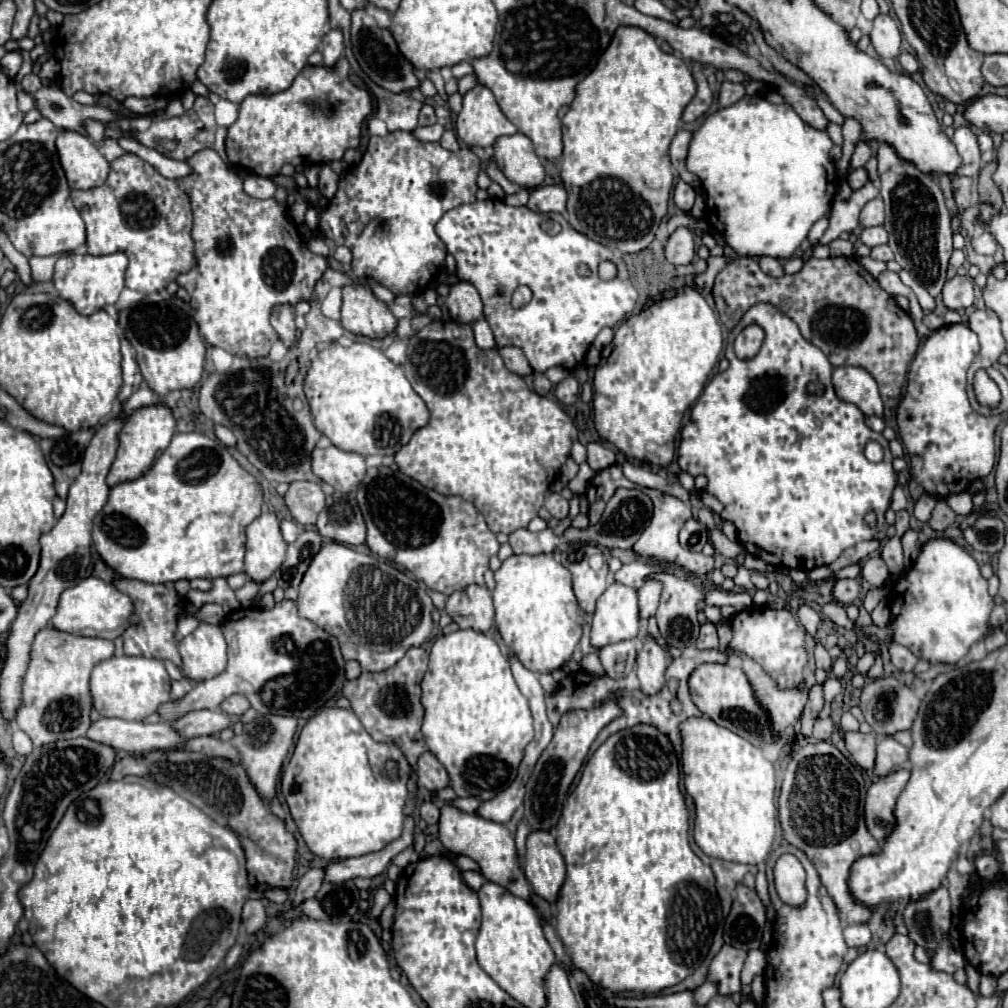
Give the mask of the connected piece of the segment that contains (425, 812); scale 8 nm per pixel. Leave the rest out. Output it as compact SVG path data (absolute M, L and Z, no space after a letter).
M422 802L422 806L420 806L420 818L426 824L438 824L438 818L440 818L438 804L434 804L434 802Z

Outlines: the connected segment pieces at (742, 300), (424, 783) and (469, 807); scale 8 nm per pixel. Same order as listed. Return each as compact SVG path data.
M740 256L718 272L714 300L720 320L728 330L740 322L750 306L758 302L774 304L798 324L802 336L818 346L832 366L850 364L870 370L884 398L900 396L908 366L920 346L920 336L910 314L882 290L856 258L810 258L800 272L774 278L764 274L754 258Z
M430 752L422 754L422 758L418 760L418 786L426 788L430 792L438 792L438 790L444 790L450 786L446 768Z
M460 798L460 800L452 800L452 802L450 802L450 806L462 810L462 812L474 812L474 810L478 808L478 804L480 804L480 802L478 802L476 798Z

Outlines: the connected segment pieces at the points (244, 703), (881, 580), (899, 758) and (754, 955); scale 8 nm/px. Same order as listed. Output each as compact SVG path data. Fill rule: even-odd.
M234 694L230 698L226 698L222 704L220 704L222 712L230 714L230 716L242 716L248 708L250 708L250 702L246 700L246 696L242 694Z
M870 556L864 566L862 566L862 576L864 580L868 580L874 588L882 588L886 584L886 580L890 578L888 566L880 556Z
M886 736L884 740L880 740L876 752L878 752L876 754L876 766L874 766L876 776L888 776L888 774L906 766L908 748L904 748L892 736Z
M750 950L748 952L746 964L744 964L741 972L741 994L743 996L752 995L752 980L754 980L754 976L762 975L766 966L767 961L764 952L761 950Z

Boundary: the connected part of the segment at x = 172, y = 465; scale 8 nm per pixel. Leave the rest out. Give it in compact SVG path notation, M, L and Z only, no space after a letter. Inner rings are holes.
M200 432L174 434L170 446L140 478L120 482L110 490L102 512L94 518L94 546L100 558L124 578L148 584L176 582L180 578L226 578L244 570L244 528L262 512L260 482L248 474L232 454Z

